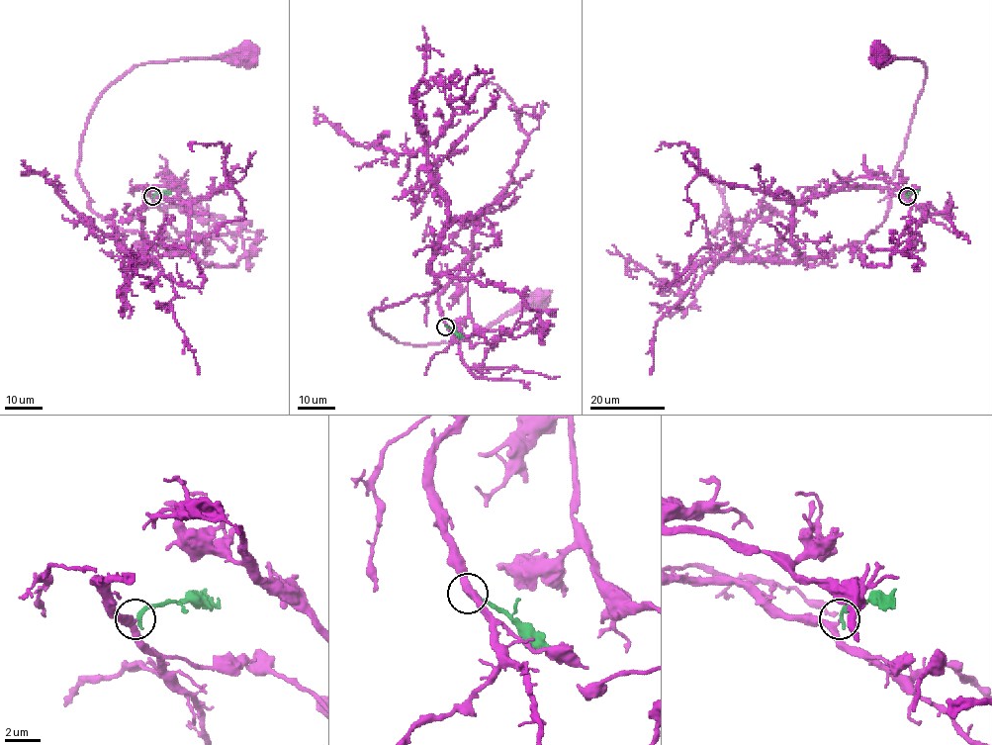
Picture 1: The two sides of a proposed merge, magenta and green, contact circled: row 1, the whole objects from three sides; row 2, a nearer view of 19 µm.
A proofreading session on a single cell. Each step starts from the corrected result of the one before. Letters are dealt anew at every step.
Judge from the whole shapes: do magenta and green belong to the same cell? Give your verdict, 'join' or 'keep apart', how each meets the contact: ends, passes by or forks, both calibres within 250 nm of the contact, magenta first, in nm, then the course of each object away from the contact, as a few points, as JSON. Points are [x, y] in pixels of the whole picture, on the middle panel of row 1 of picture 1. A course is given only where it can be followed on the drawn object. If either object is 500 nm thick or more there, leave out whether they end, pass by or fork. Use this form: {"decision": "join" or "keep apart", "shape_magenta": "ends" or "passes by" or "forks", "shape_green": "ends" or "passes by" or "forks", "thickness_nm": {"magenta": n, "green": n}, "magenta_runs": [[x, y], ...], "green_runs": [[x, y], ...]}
{"decision": "join", "shape_magenta": "passes by", "shape_green": "ends", "thickness_nm": {"magenta": 280, "green": 240}, "magenta_runs": [[445, 326], [480, 211], [445, 232], [440, 285], [374, 325], [457, 342], [540, 298]], "green_runs": [[445, 326], [463, 337]]}

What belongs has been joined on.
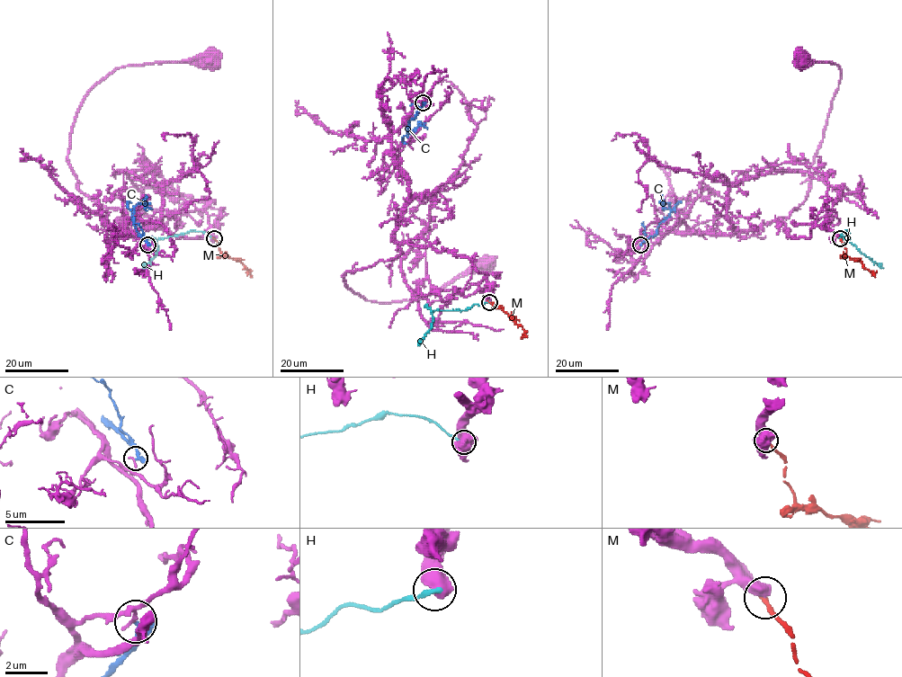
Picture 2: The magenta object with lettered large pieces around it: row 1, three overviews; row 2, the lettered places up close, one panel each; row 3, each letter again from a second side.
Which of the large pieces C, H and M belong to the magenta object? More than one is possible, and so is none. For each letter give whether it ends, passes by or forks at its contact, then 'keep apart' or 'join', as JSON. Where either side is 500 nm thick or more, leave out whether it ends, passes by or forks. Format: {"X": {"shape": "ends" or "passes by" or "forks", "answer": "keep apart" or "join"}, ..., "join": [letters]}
{"C": {"shape": "ends", "answer": "keep apart"}, "H": {"answer": "keep apart"}, "M": {"answer": "keep apart"}, "join": []}

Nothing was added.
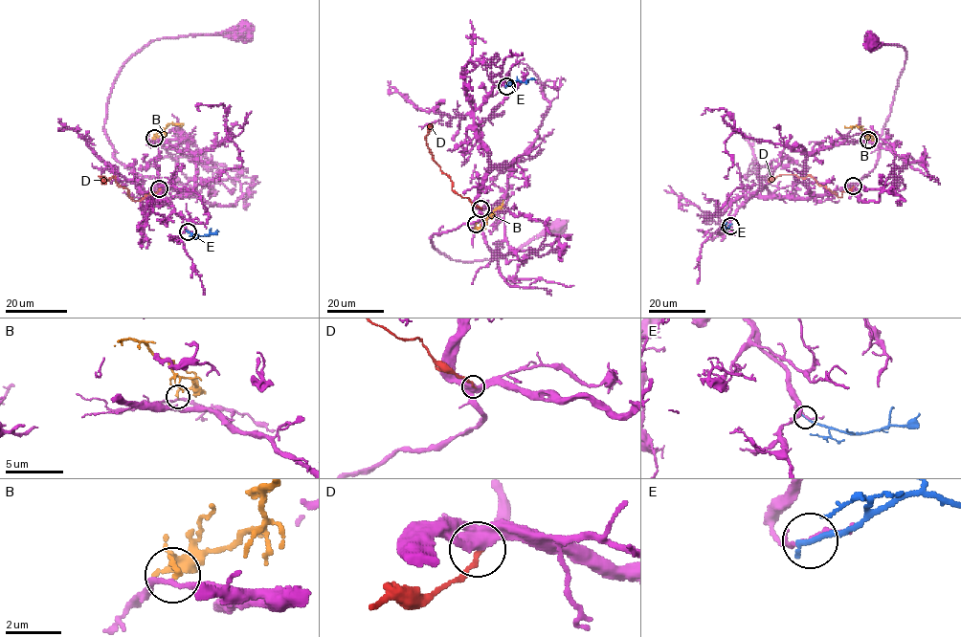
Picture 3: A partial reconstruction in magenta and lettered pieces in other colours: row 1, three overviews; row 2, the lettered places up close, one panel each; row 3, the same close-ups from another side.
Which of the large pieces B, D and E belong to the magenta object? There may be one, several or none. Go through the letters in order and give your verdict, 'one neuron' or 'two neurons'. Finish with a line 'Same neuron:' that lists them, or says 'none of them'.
B: two neurons
D: two neurons
E: two neurons
Same neuron: none of them

